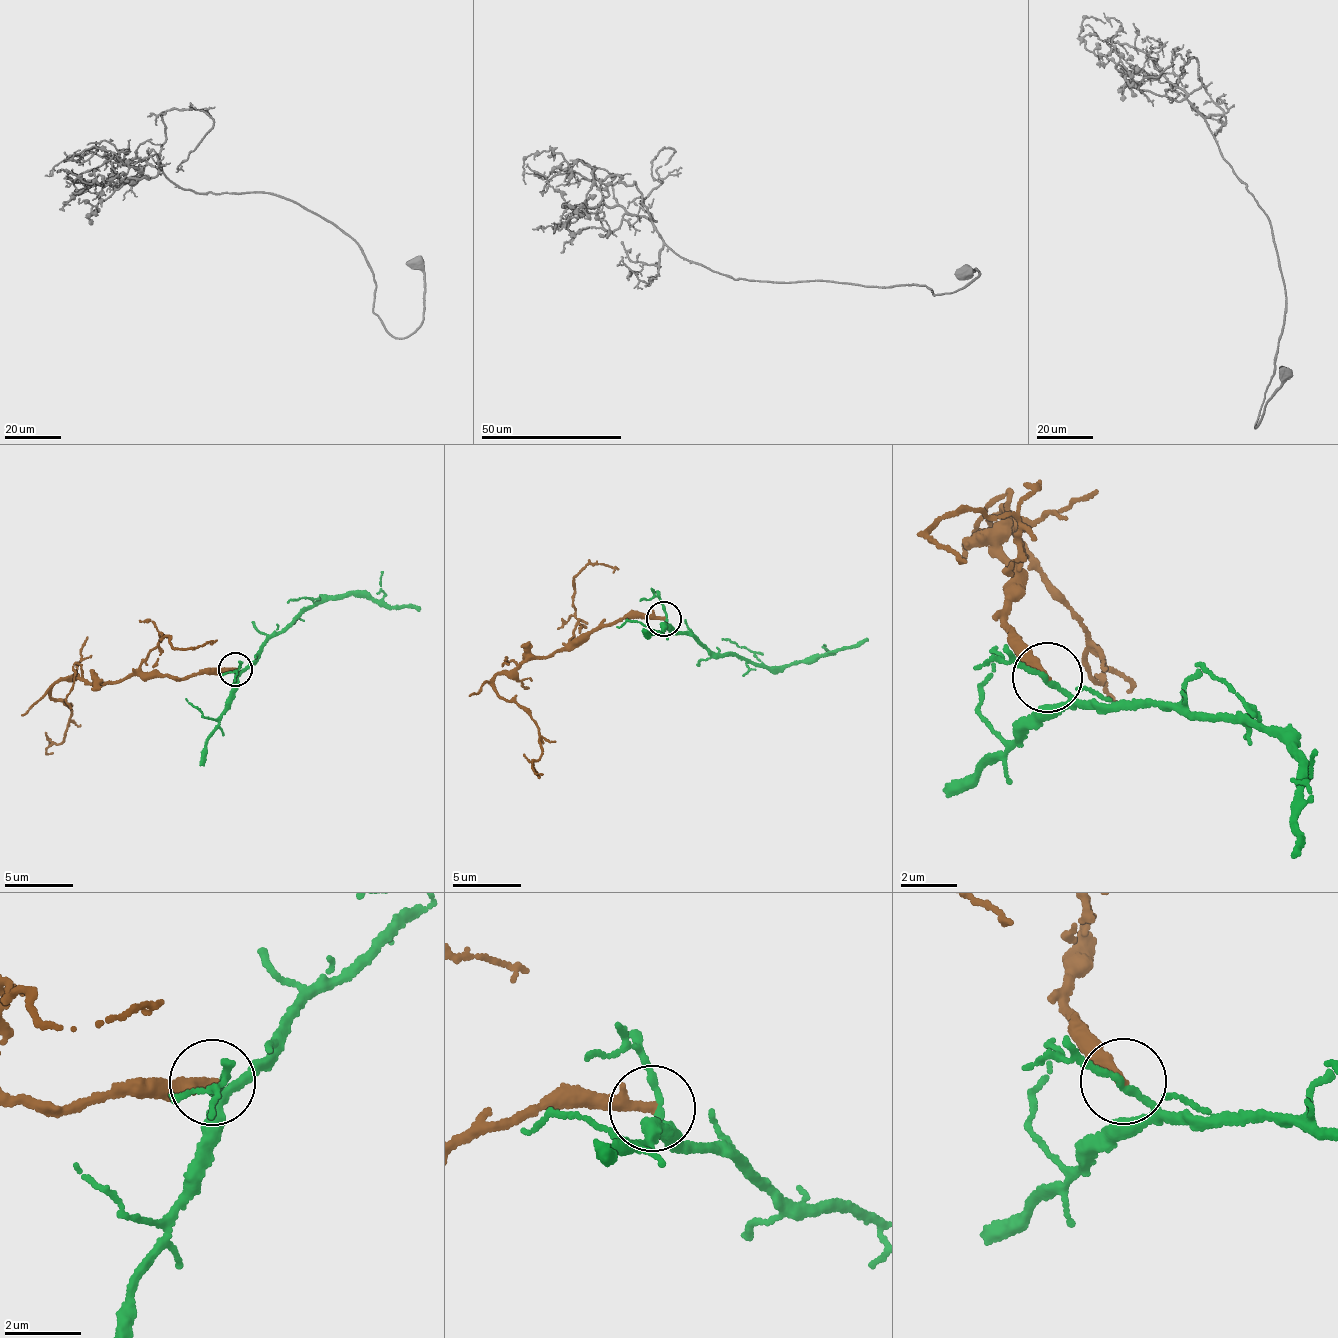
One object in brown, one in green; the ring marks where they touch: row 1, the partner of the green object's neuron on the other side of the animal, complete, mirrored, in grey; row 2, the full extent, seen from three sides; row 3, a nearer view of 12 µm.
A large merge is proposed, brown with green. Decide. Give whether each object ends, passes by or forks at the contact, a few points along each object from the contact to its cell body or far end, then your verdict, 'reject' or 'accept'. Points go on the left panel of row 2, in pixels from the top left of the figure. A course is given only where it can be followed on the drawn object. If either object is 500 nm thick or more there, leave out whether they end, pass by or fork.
brown ends there; green passes by; brown runs (236, 668), (89, 683), (59, 681), (50, 685), (50, 697), (73, 715), (64, 743), (48, 749), (52, 754); green runs (236, 668), (253, 664), (272, 634), (286, 632), (319, 602), (367, 592), (391, 607), (408, 604), (420, 611); reject

